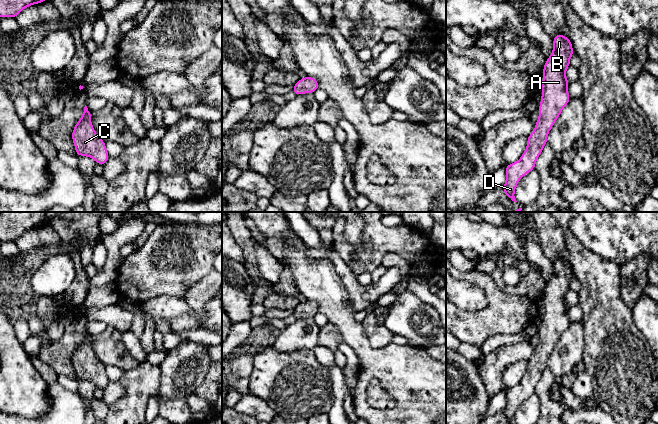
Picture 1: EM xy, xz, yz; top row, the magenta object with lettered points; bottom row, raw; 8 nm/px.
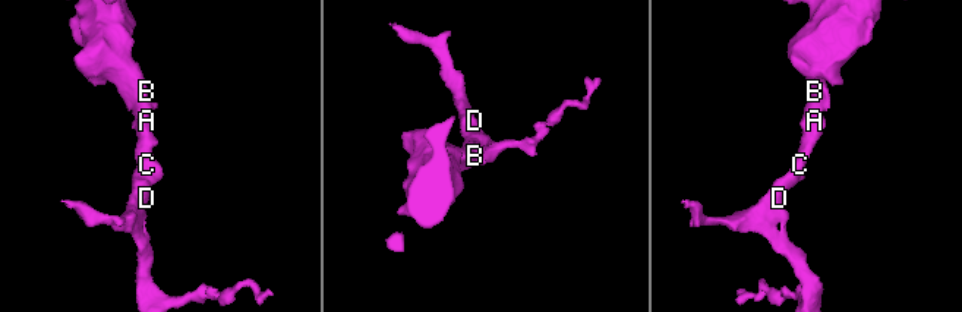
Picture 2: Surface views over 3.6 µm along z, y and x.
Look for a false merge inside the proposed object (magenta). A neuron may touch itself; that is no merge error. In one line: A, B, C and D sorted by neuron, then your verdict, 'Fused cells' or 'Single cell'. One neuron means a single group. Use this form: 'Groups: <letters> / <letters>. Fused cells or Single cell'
Groups: A B C D. Single cell

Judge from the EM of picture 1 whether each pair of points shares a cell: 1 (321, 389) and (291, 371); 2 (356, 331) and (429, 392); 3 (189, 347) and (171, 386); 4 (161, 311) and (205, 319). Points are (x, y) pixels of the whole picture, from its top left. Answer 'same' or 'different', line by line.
1: same
2: same
3: same
4: same

